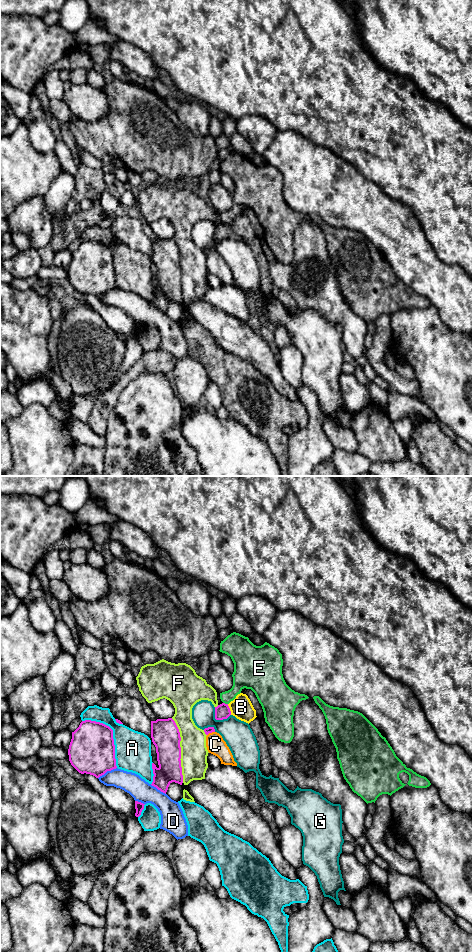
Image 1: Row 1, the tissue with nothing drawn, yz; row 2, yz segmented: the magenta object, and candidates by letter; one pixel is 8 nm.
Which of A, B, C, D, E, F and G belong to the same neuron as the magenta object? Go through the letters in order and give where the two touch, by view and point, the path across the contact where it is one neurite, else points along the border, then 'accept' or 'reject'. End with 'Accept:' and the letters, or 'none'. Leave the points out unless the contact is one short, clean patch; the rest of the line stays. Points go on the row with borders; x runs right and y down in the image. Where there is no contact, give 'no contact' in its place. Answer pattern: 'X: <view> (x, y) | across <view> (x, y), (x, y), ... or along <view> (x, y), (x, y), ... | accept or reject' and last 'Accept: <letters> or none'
A: yz (112, 734) | reject
B: yz (229, 709) | across yz (222, 711), (229, 709), (241, 707) | accept
C: yz (210, 732) | reject
D: yz (107, 770) | reject
E: yz (224, 703) | along yz (223, 702), (227, 704) | reject
F: yz (180, 750) | reject
G: yz (217, 719) | along yz (214, 707), (214, 717), (216, 719), (225, 719), (230, 714) | reject
Accept: B

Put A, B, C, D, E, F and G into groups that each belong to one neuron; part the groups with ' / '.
A / B / C / D / E / F / G

